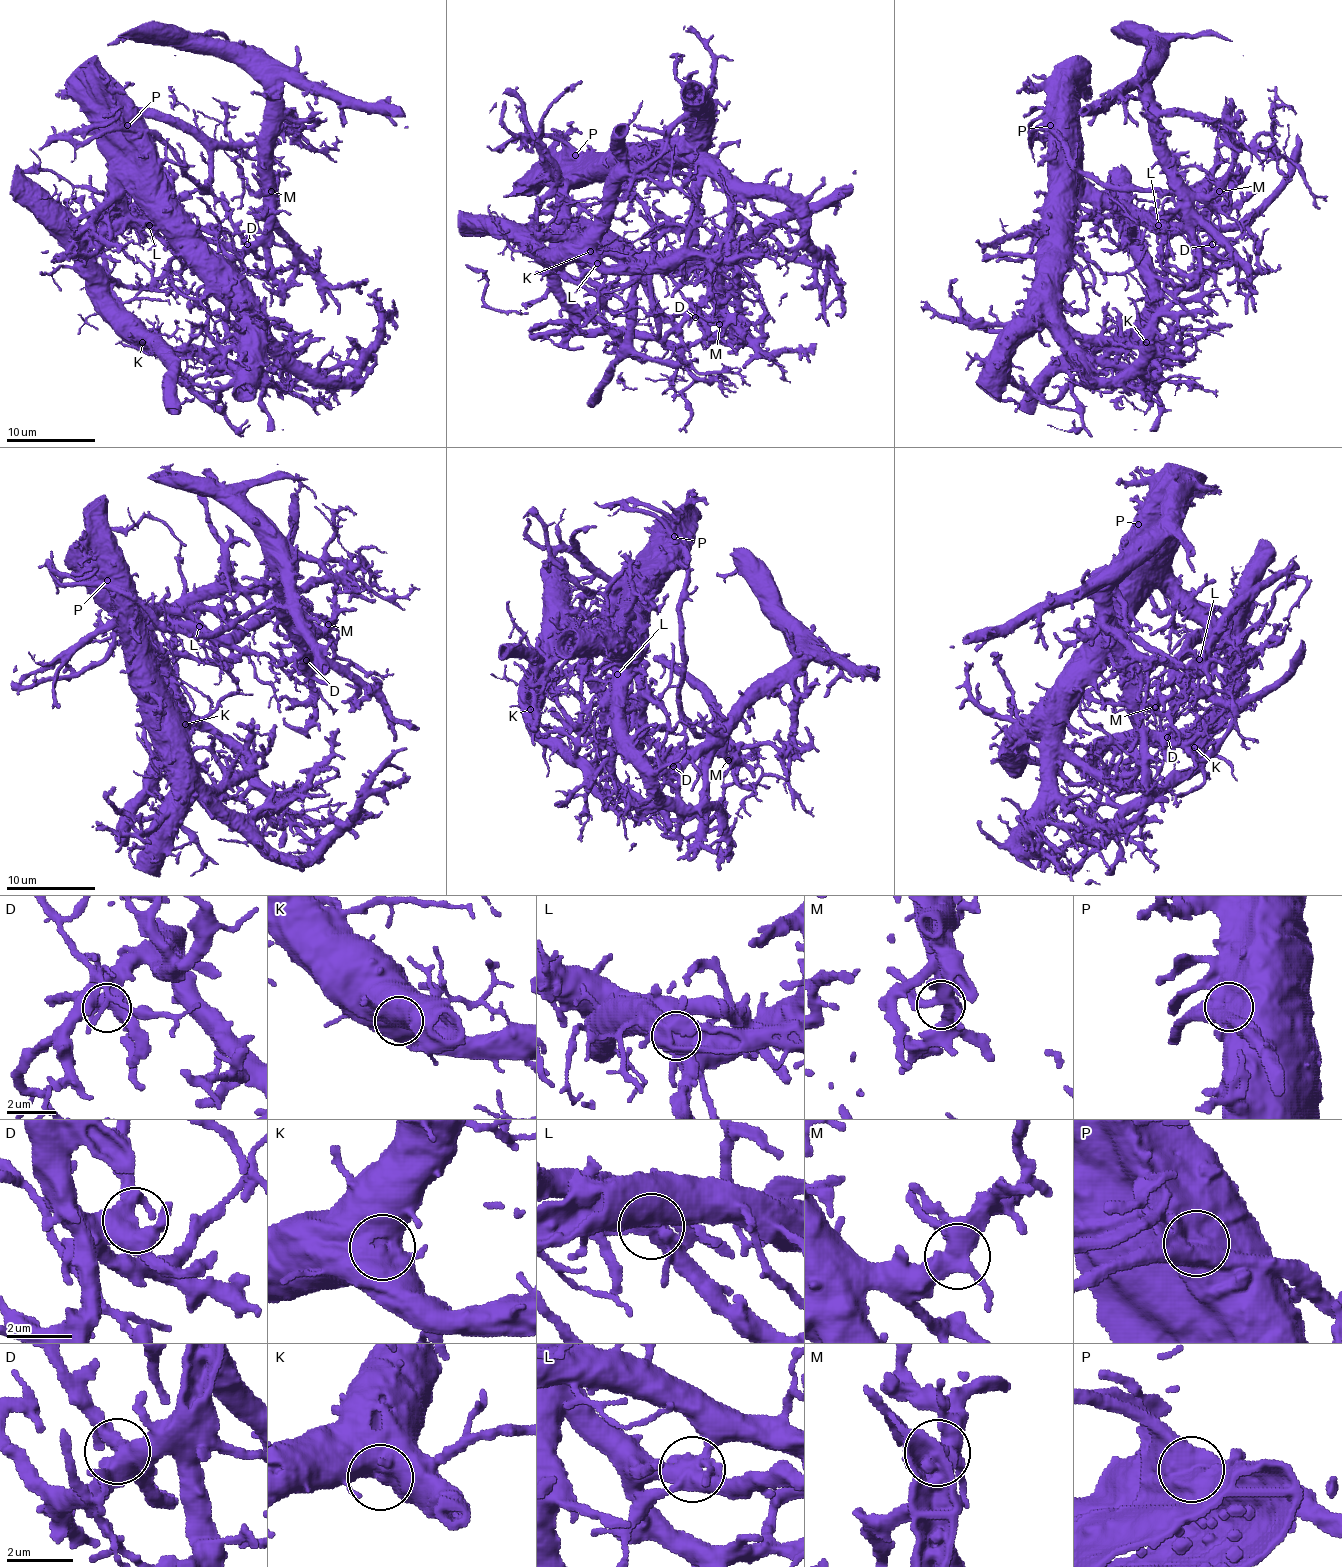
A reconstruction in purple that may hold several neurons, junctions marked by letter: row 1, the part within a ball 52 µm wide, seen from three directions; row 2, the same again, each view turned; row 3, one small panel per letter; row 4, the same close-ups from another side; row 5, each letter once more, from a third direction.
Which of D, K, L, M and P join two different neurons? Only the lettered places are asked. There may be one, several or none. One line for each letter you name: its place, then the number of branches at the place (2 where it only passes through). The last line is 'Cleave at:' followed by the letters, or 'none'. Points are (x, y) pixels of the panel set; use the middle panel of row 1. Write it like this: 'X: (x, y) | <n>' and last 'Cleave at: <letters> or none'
L: (597, 263) | 5
P: (575, 155) | 1
Cleave at: L, P

